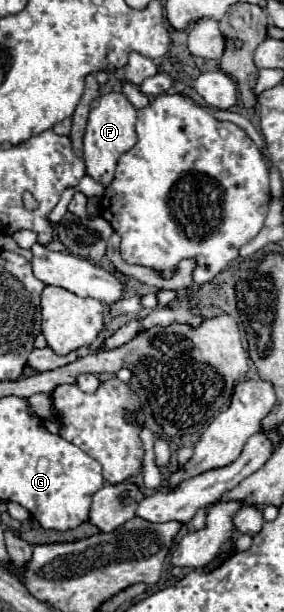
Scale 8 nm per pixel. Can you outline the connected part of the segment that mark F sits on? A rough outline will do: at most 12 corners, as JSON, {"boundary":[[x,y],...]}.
{"boundary":[[102,95],[84,133],[86,173],[112,183],[120,155],[136,143],[136,109]]}

